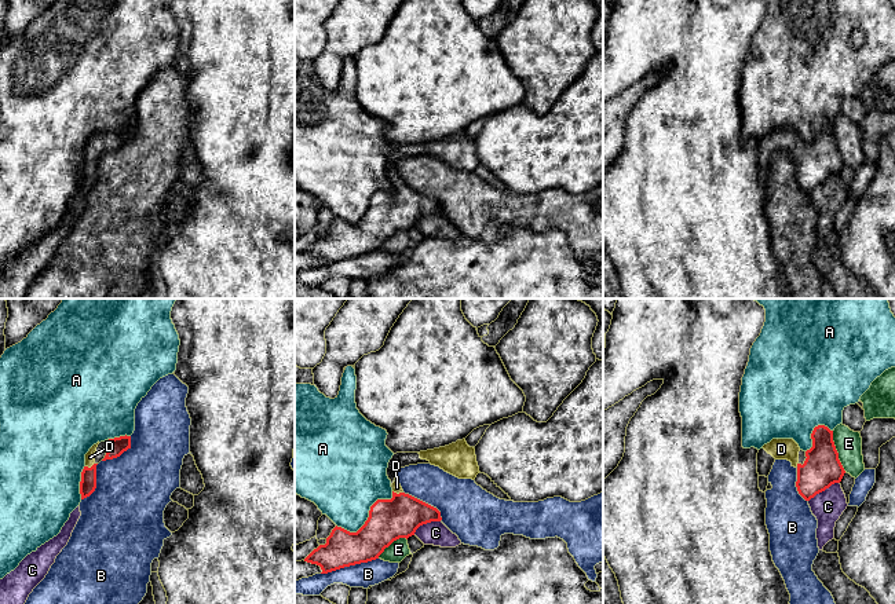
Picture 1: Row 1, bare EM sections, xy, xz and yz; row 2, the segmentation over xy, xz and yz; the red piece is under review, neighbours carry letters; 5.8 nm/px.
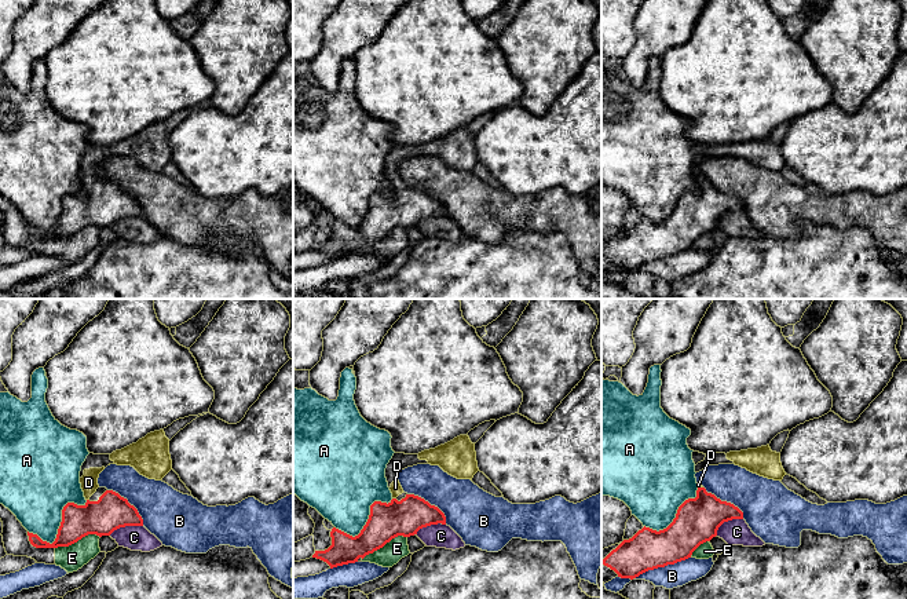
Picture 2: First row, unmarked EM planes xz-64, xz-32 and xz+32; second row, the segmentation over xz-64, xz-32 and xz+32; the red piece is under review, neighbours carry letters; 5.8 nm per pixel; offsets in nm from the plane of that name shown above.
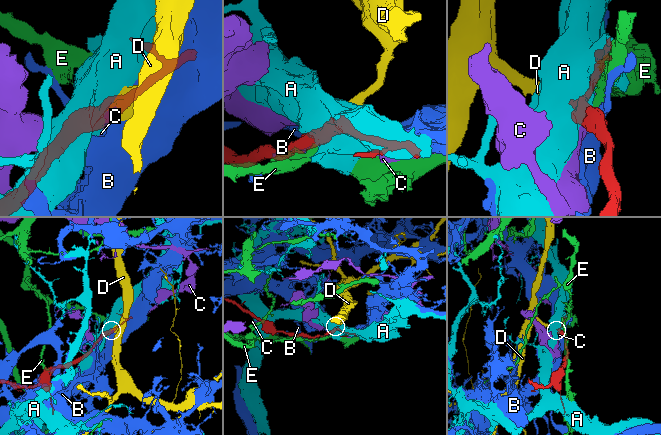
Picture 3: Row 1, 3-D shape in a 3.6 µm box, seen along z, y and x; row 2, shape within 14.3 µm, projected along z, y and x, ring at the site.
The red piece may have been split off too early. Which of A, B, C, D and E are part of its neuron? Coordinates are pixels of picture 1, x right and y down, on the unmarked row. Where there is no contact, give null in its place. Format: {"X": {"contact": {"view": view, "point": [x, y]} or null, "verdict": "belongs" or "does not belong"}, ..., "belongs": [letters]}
{"A": {"contact": {"view": "xz", "point": [369, 208]}, "verdict": "does not belong"}, "B": {"contact": {"view": "xz", "point": [349, 257]}, "verdict": "does not belong"}, "C": {"contact": {"view": "yz", "point": [824, 182]}, "verdict": "does not belong"}, "D": {"contact": {"view": "xy", "point": [91, 158]}, "verdict": "belongs"}, "E": {"contact": {"view": "yz", "point": [836, 143]}, "verdict": "does not belong"}, "belongs": ["D"]}

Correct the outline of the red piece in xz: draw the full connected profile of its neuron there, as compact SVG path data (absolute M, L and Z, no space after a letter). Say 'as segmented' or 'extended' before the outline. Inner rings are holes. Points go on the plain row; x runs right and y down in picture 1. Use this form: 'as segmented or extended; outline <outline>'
extended; outline M394 173L392 190L377 191L357 224L336 217L326 235L314 241L304 253L319 257L321 266L368 255L379 250L394 233L408 231L420 217L441 212L436 199L405 186L401 176Z

